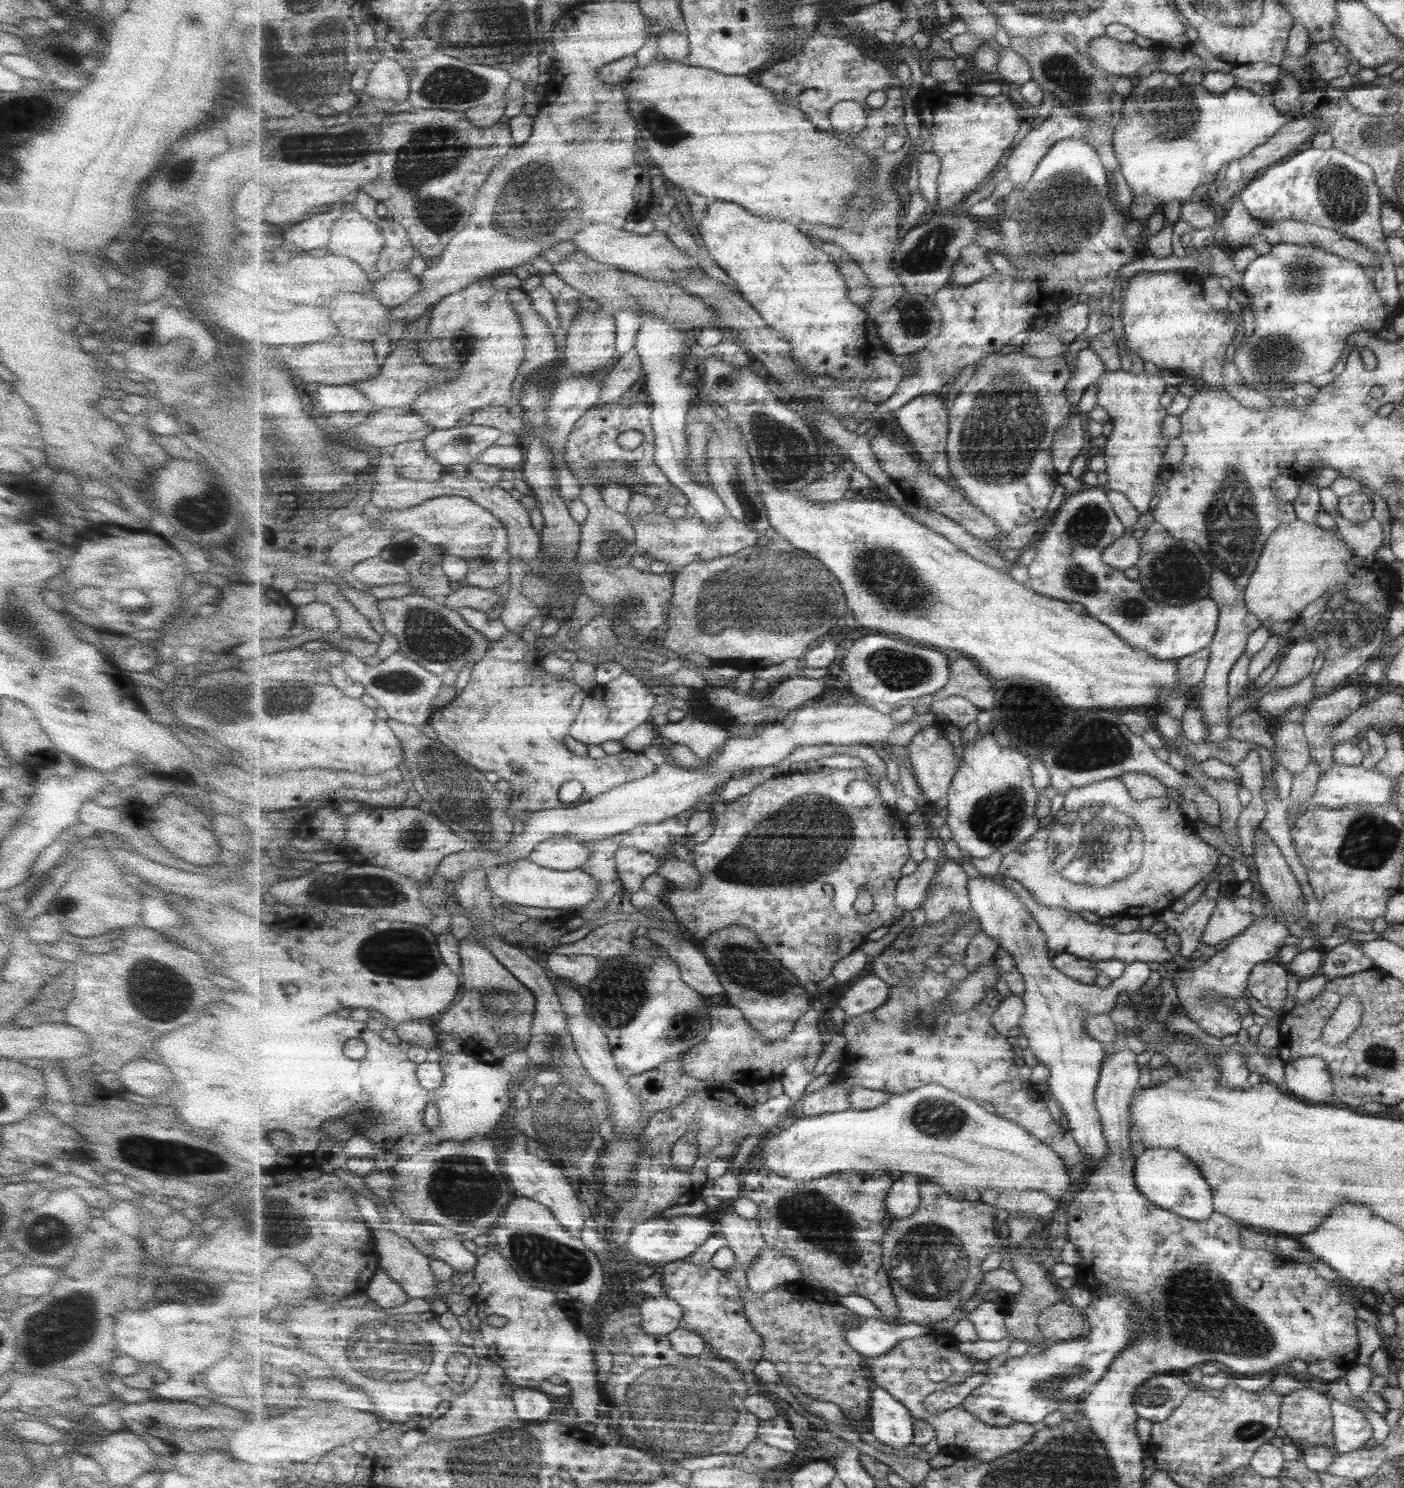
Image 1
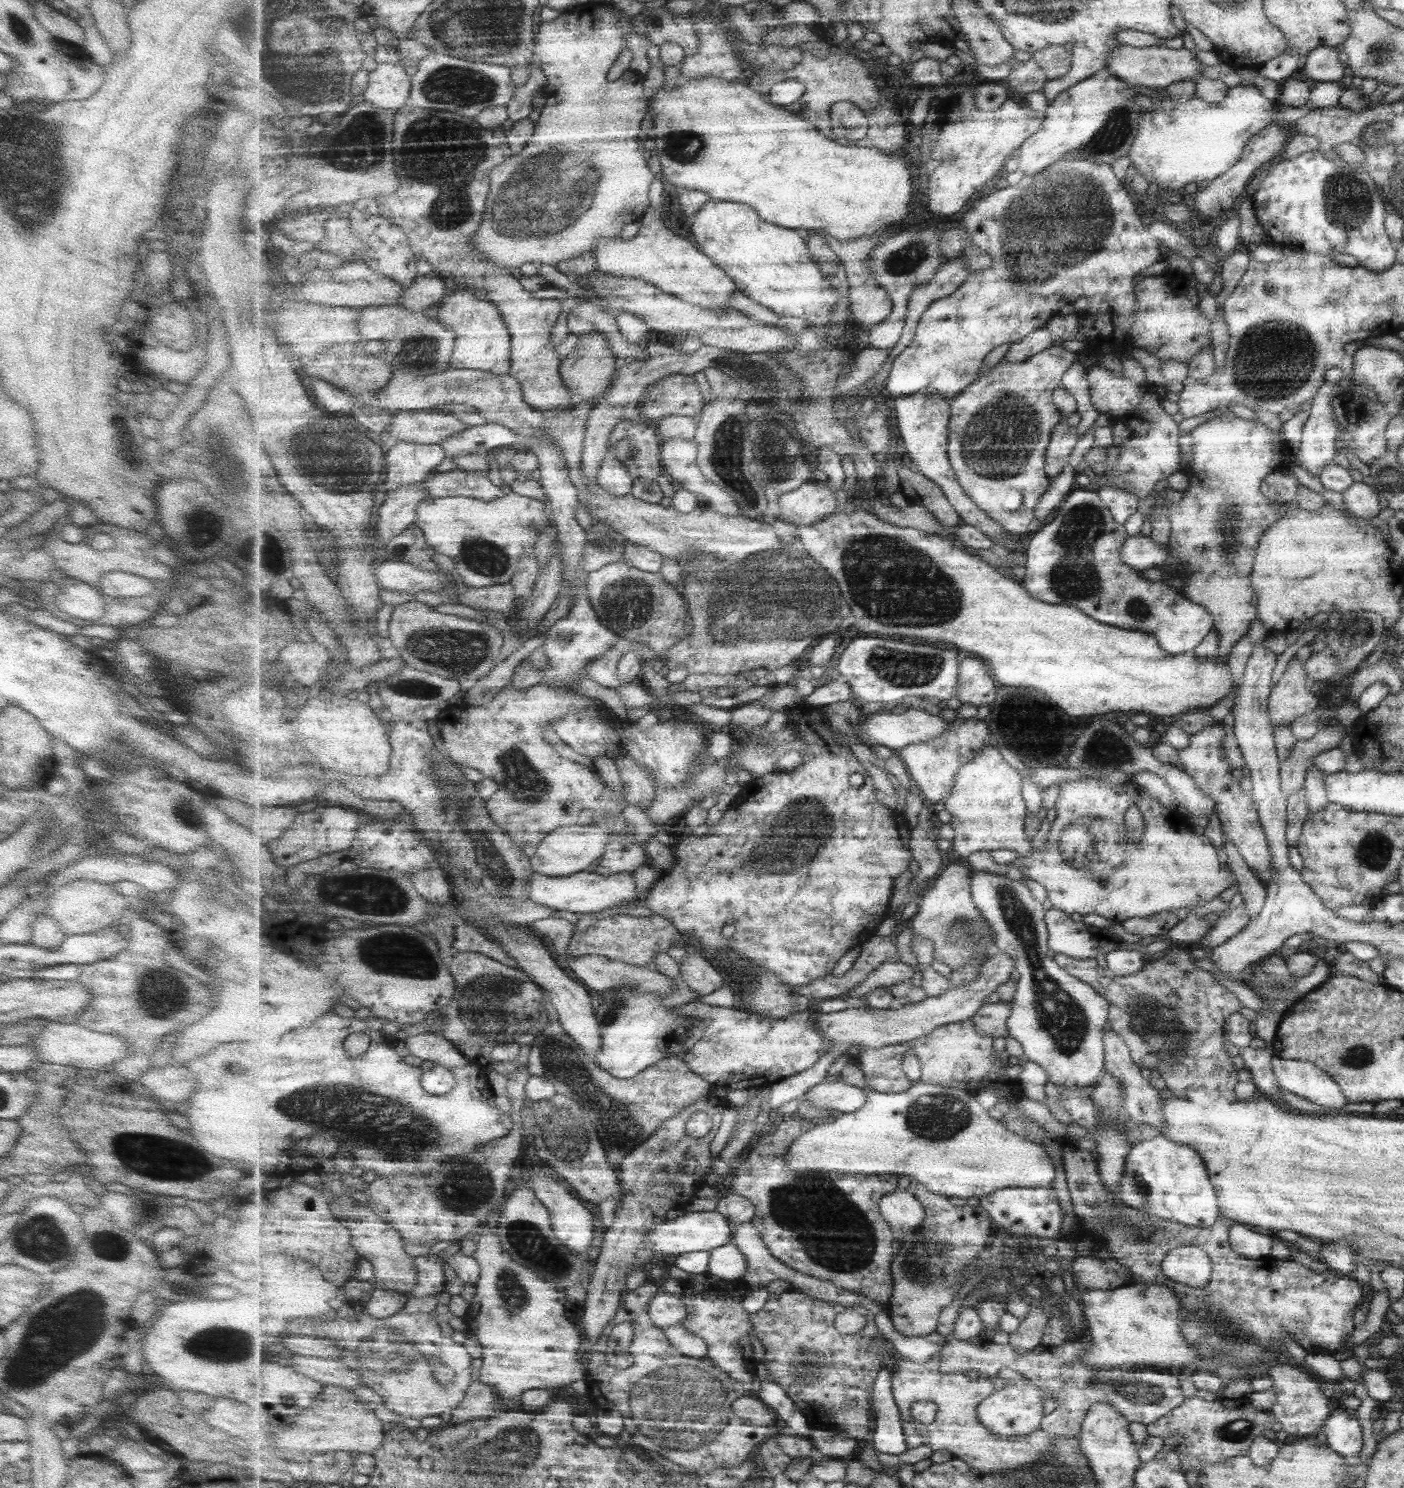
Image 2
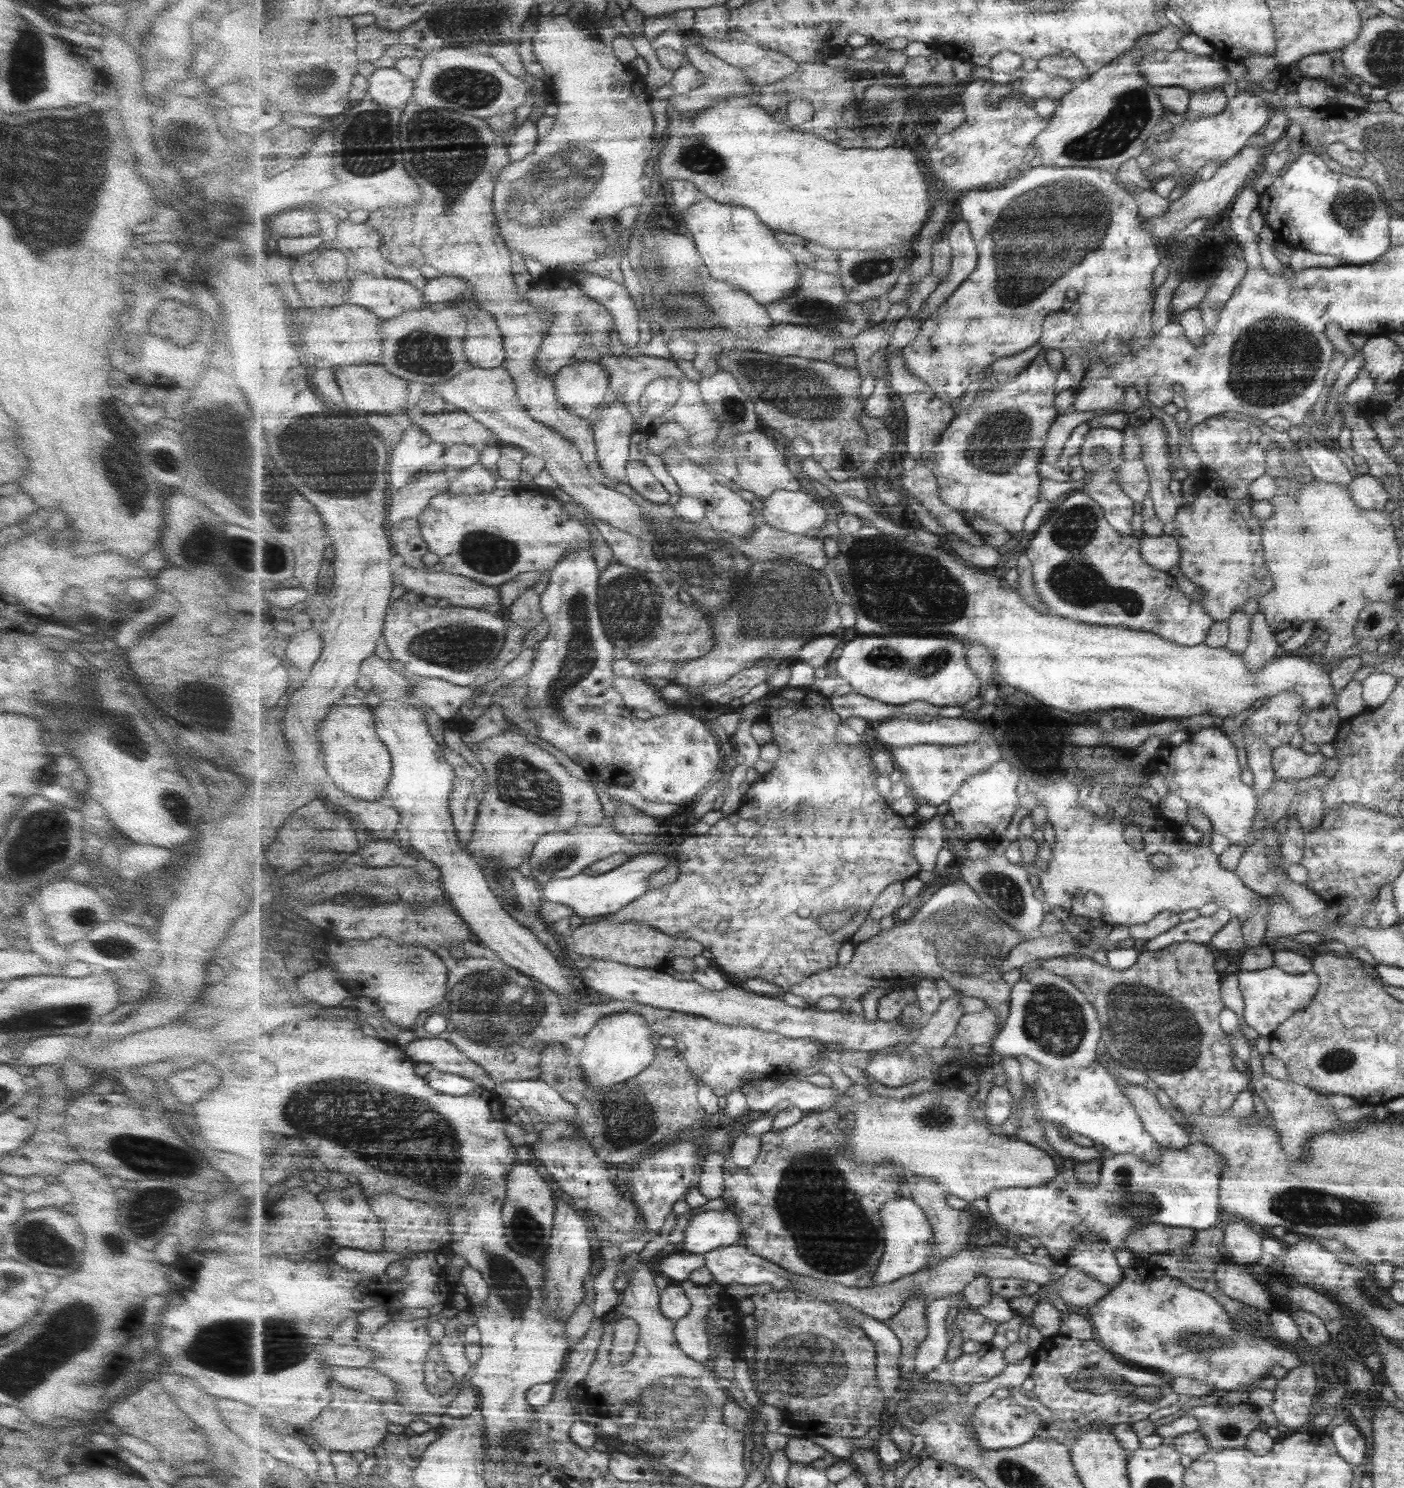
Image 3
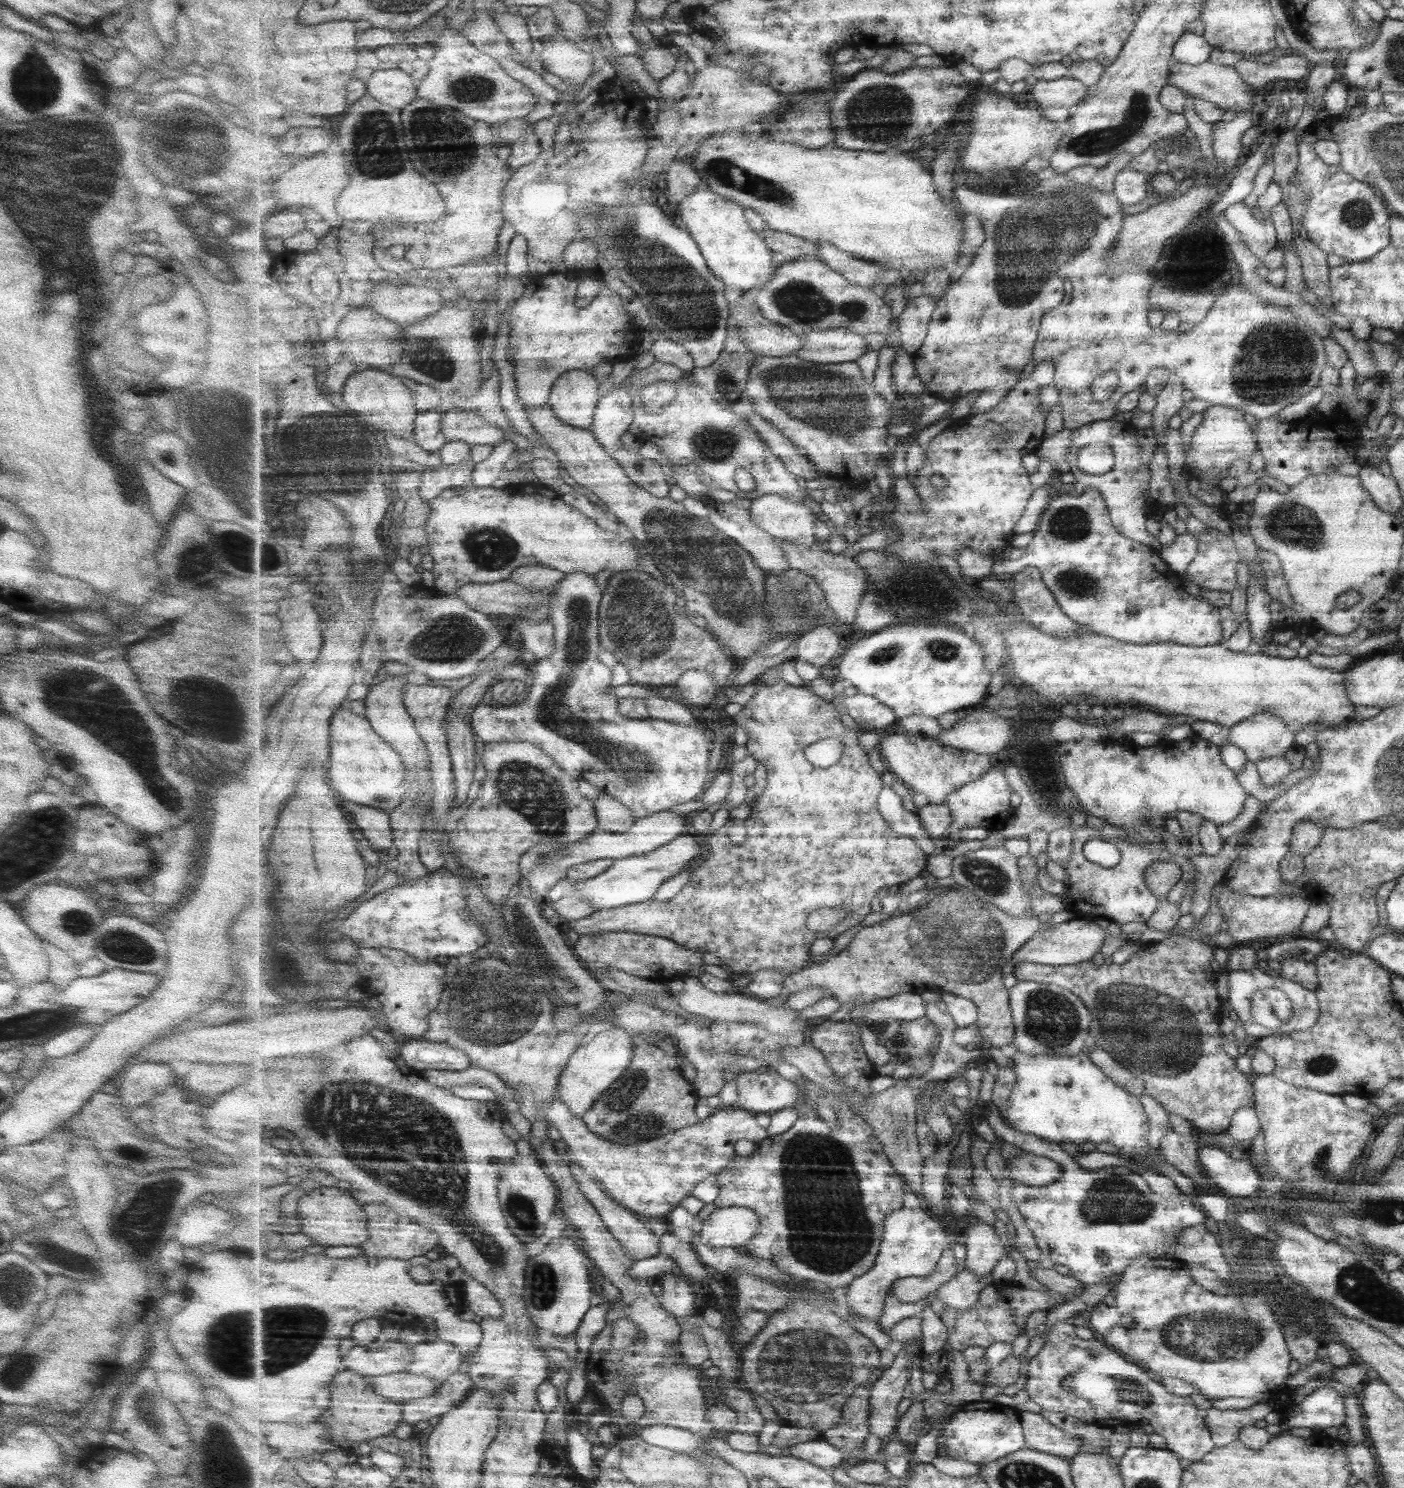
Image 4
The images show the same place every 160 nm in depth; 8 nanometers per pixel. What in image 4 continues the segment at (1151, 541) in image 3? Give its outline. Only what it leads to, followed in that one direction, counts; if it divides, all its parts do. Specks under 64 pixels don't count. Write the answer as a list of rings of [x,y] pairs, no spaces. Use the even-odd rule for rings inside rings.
[[[1181,534],[1169,546],[1157,547],[1159,558],[1172,573],[1182,573],[1197,556],[1198,543],[1193,536]]]

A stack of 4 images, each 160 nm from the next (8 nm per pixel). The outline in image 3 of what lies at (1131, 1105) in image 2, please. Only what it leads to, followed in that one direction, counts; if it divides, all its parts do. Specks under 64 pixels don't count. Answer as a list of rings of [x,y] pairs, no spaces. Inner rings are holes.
[[[1120,1078],[1116,1079],[1138,1110],[1146,1130],[1150,1131],[1160,1148],[1183,1148],[1188,1144],[1190,1141],[1188,1132],[1161,1108],[1155,1099],[1155,1092],[1151,1092],[1146,1086],[1124,1084]]]

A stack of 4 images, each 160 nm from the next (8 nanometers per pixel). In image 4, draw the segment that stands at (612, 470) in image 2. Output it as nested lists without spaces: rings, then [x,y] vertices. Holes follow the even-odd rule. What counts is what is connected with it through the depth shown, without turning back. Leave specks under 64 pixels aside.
[[[618,386],[603,395],[598,404],[591,431],[611,456],[615,457],[617,450],[623,449],[623,434],[629,432],[634,422],[634,402],[629,388]]]

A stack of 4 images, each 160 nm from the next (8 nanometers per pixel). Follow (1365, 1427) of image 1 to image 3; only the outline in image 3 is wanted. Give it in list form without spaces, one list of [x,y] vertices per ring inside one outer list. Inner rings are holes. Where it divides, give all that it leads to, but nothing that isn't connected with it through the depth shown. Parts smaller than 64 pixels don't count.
[[[1352,1420],[1345,1421],[1341,1425],[1336,1425],[1329,1438],[1332,1440],[1332,1445],[1336,1453],[1353,1467],[1359,1467],[1364,1459],[1365,1440],[1361,1438],[1361,1432],[1356,1427]]]

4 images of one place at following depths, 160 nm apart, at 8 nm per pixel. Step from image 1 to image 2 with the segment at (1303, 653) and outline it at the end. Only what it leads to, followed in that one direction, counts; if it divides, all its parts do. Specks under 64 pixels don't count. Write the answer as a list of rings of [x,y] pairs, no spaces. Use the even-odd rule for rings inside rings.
[[[1295,655],[1288,661],[1281,679],[1277,681],[1266,700],[1267,718],[1272,731],[1276,726],[1288,726],[1297,716],[1303,716],[1318,708],[1323,696],[1308,690],[1303,663]]]

